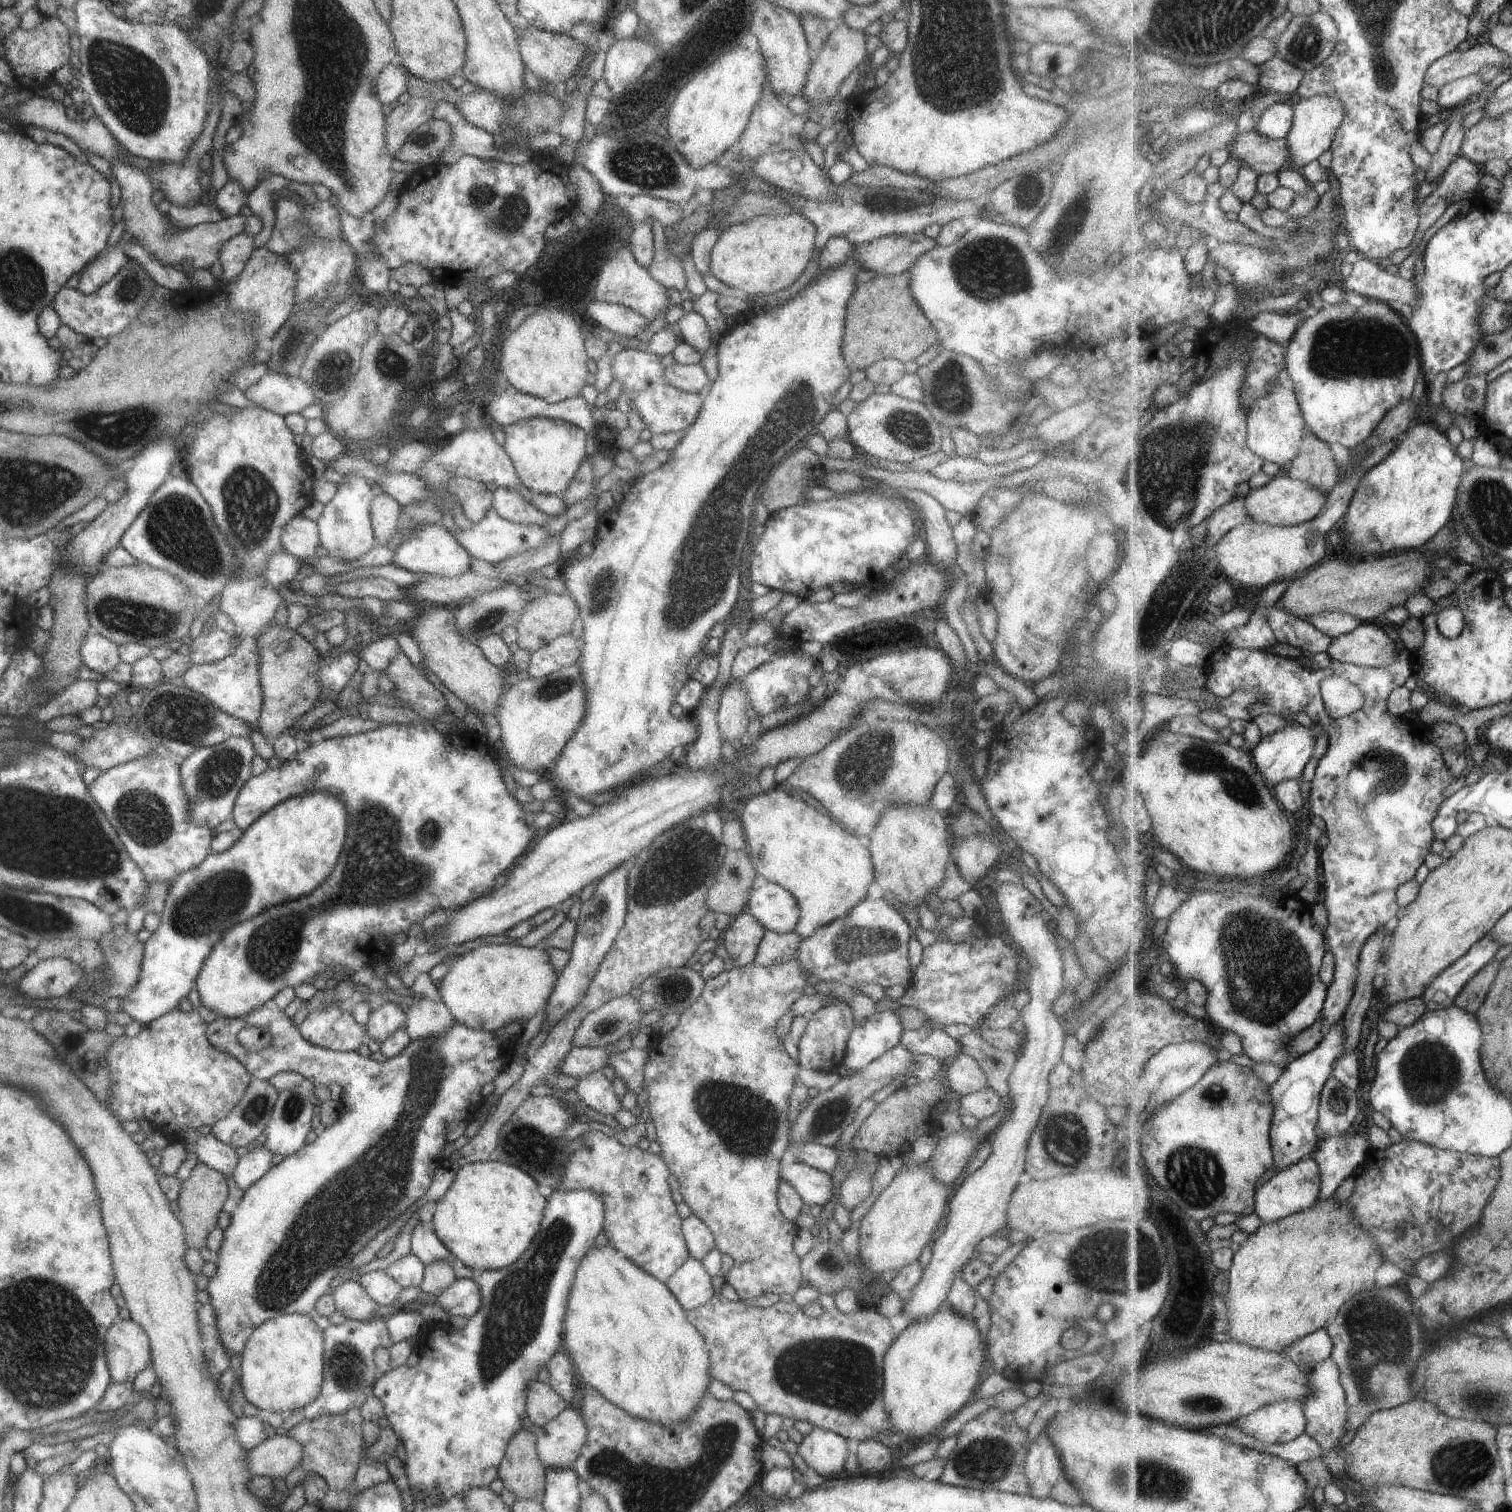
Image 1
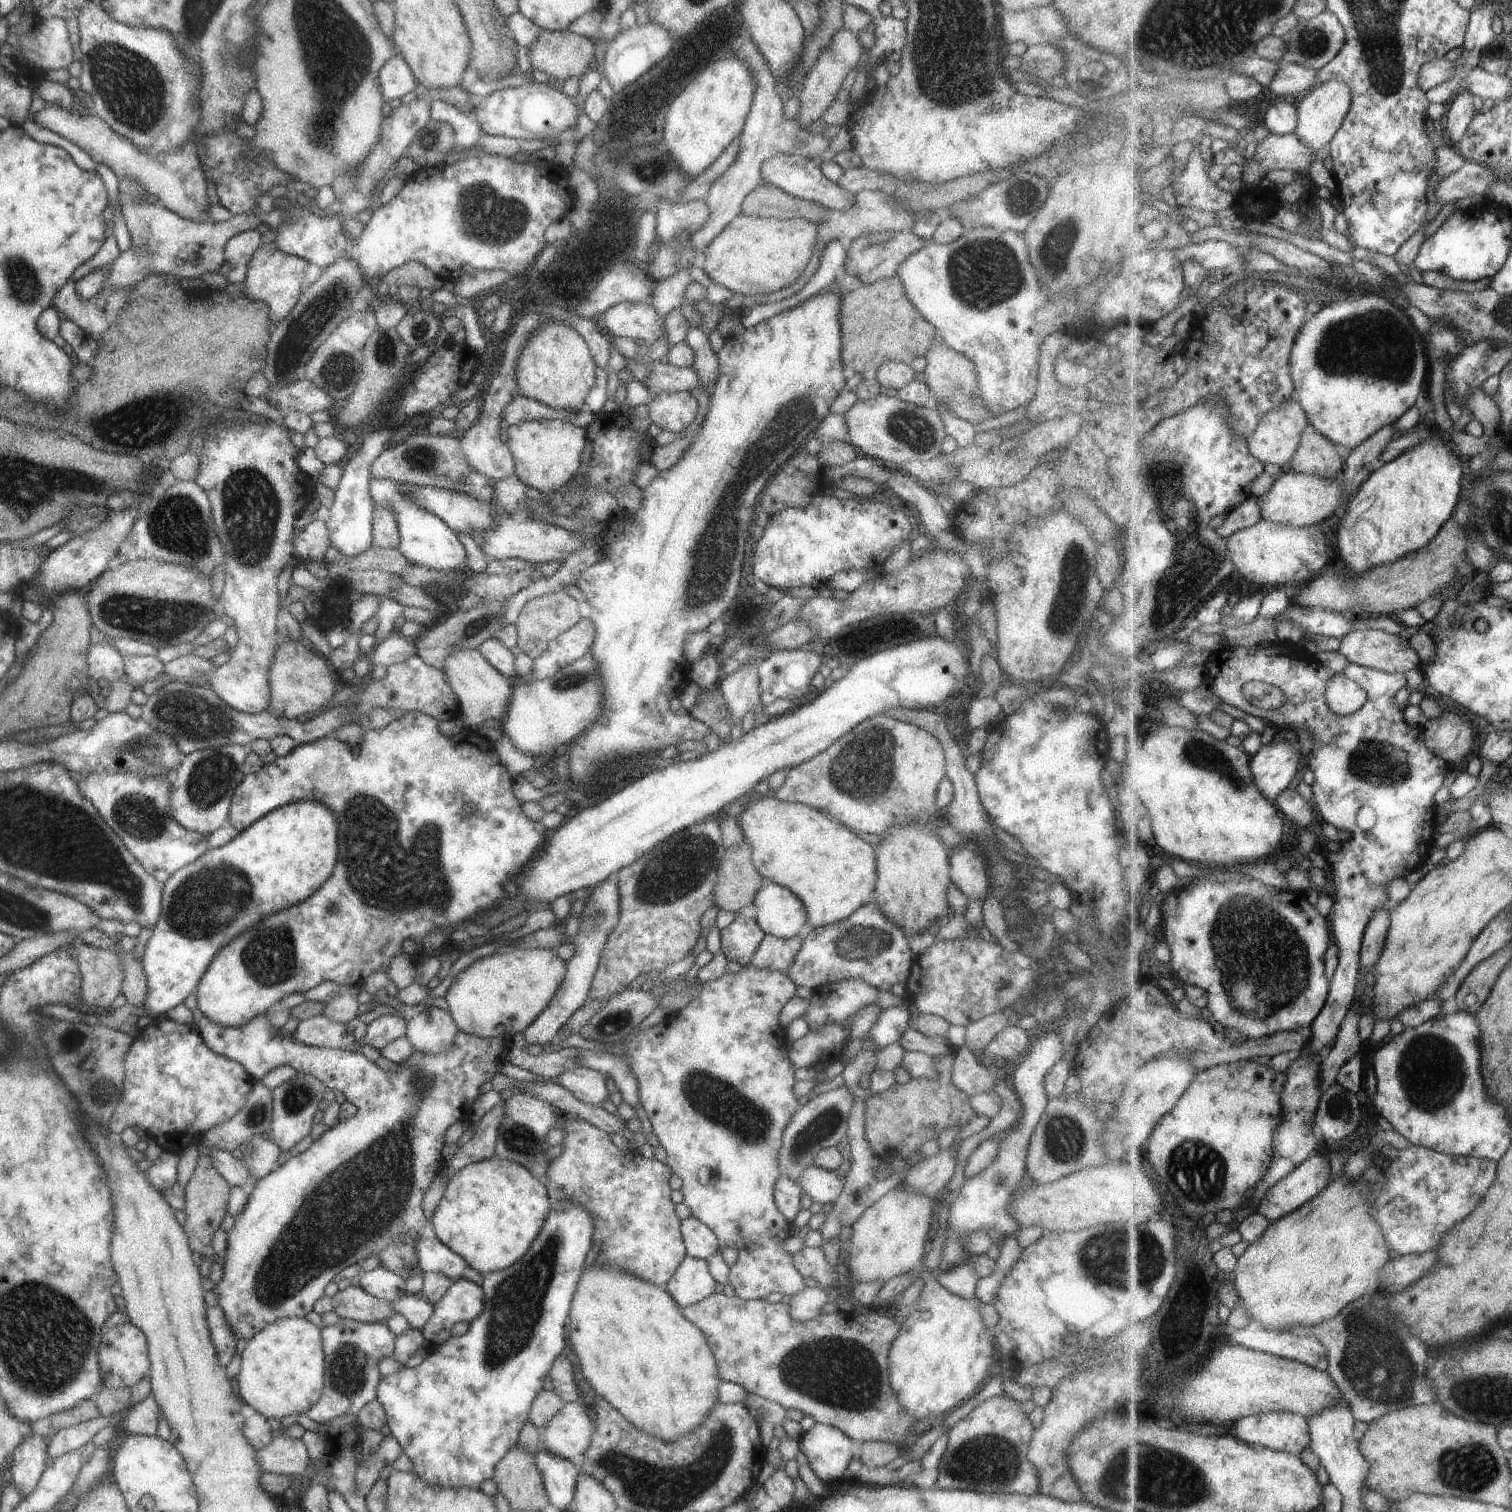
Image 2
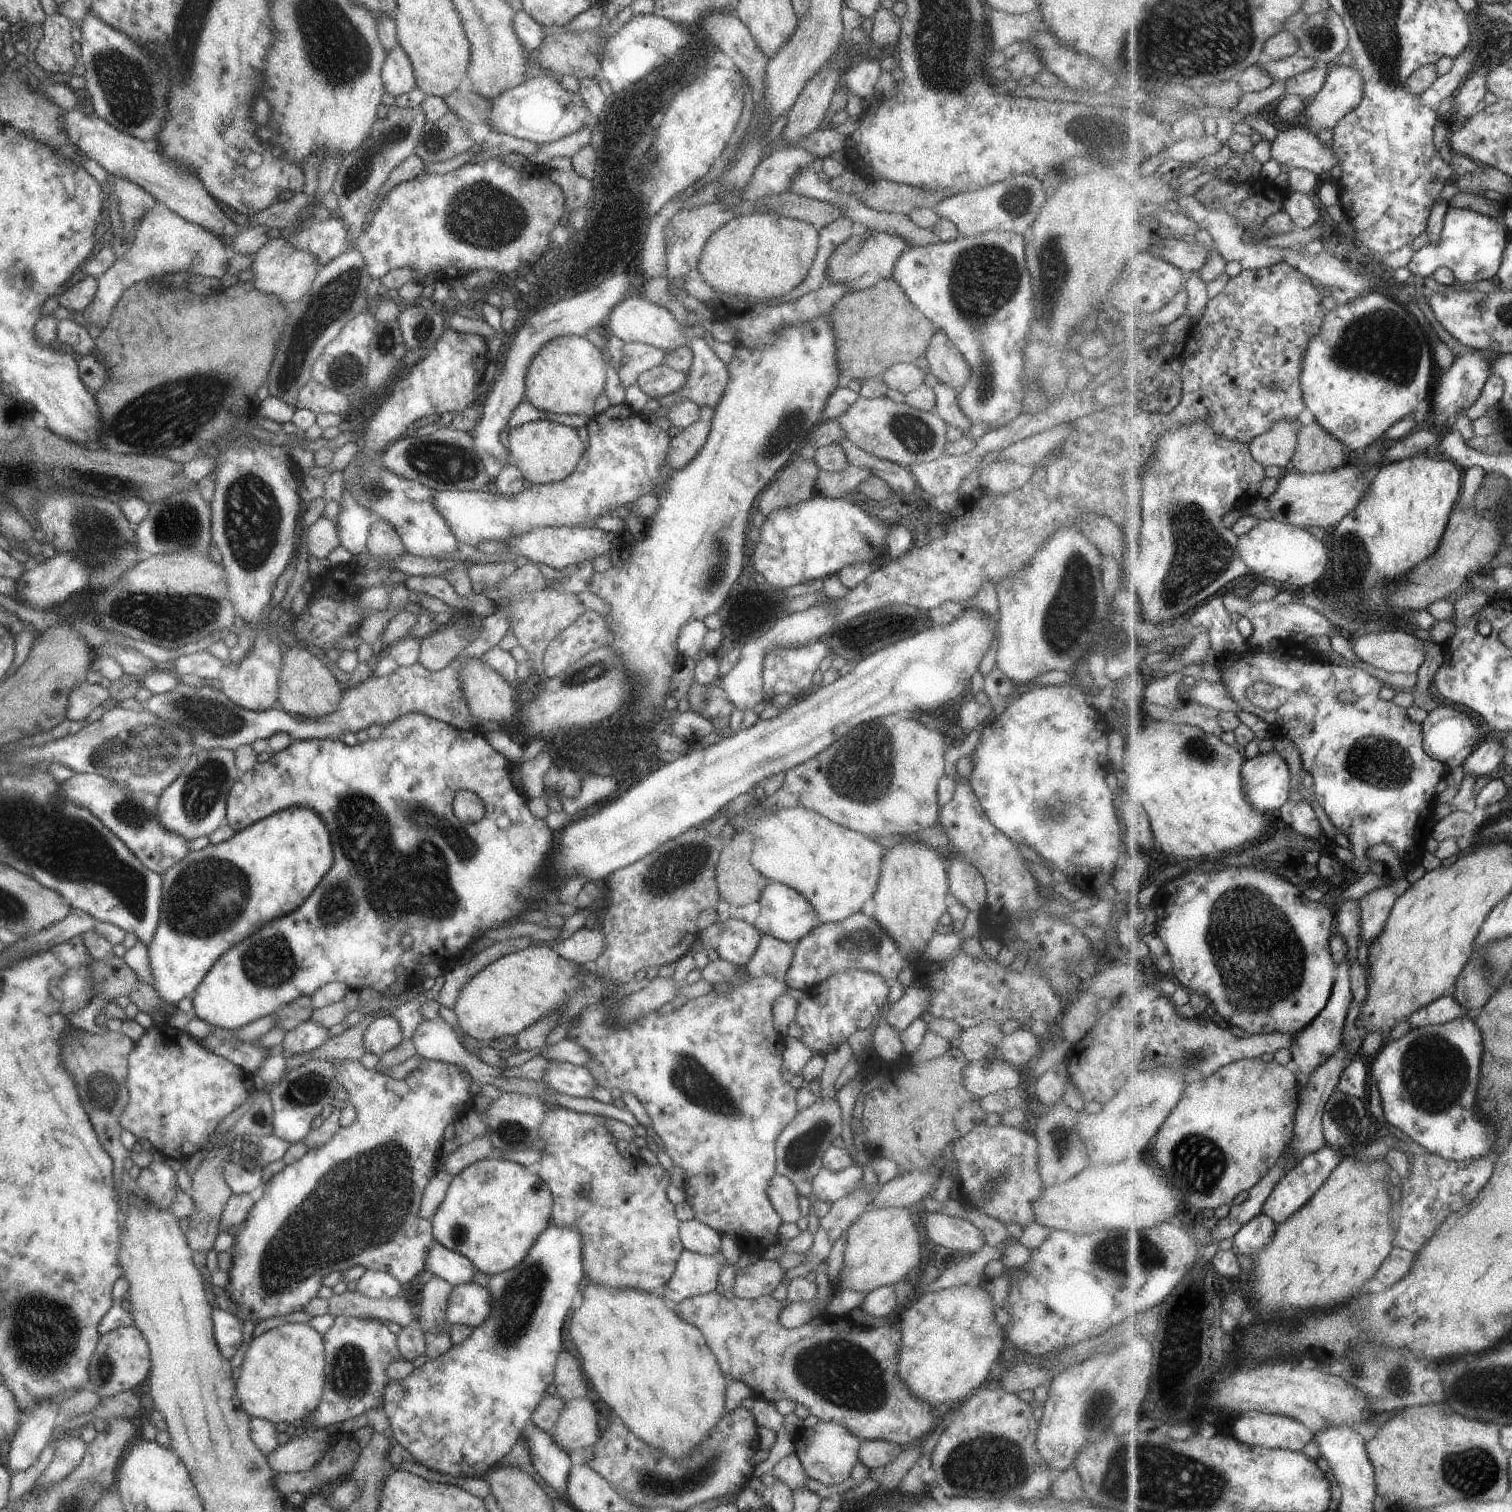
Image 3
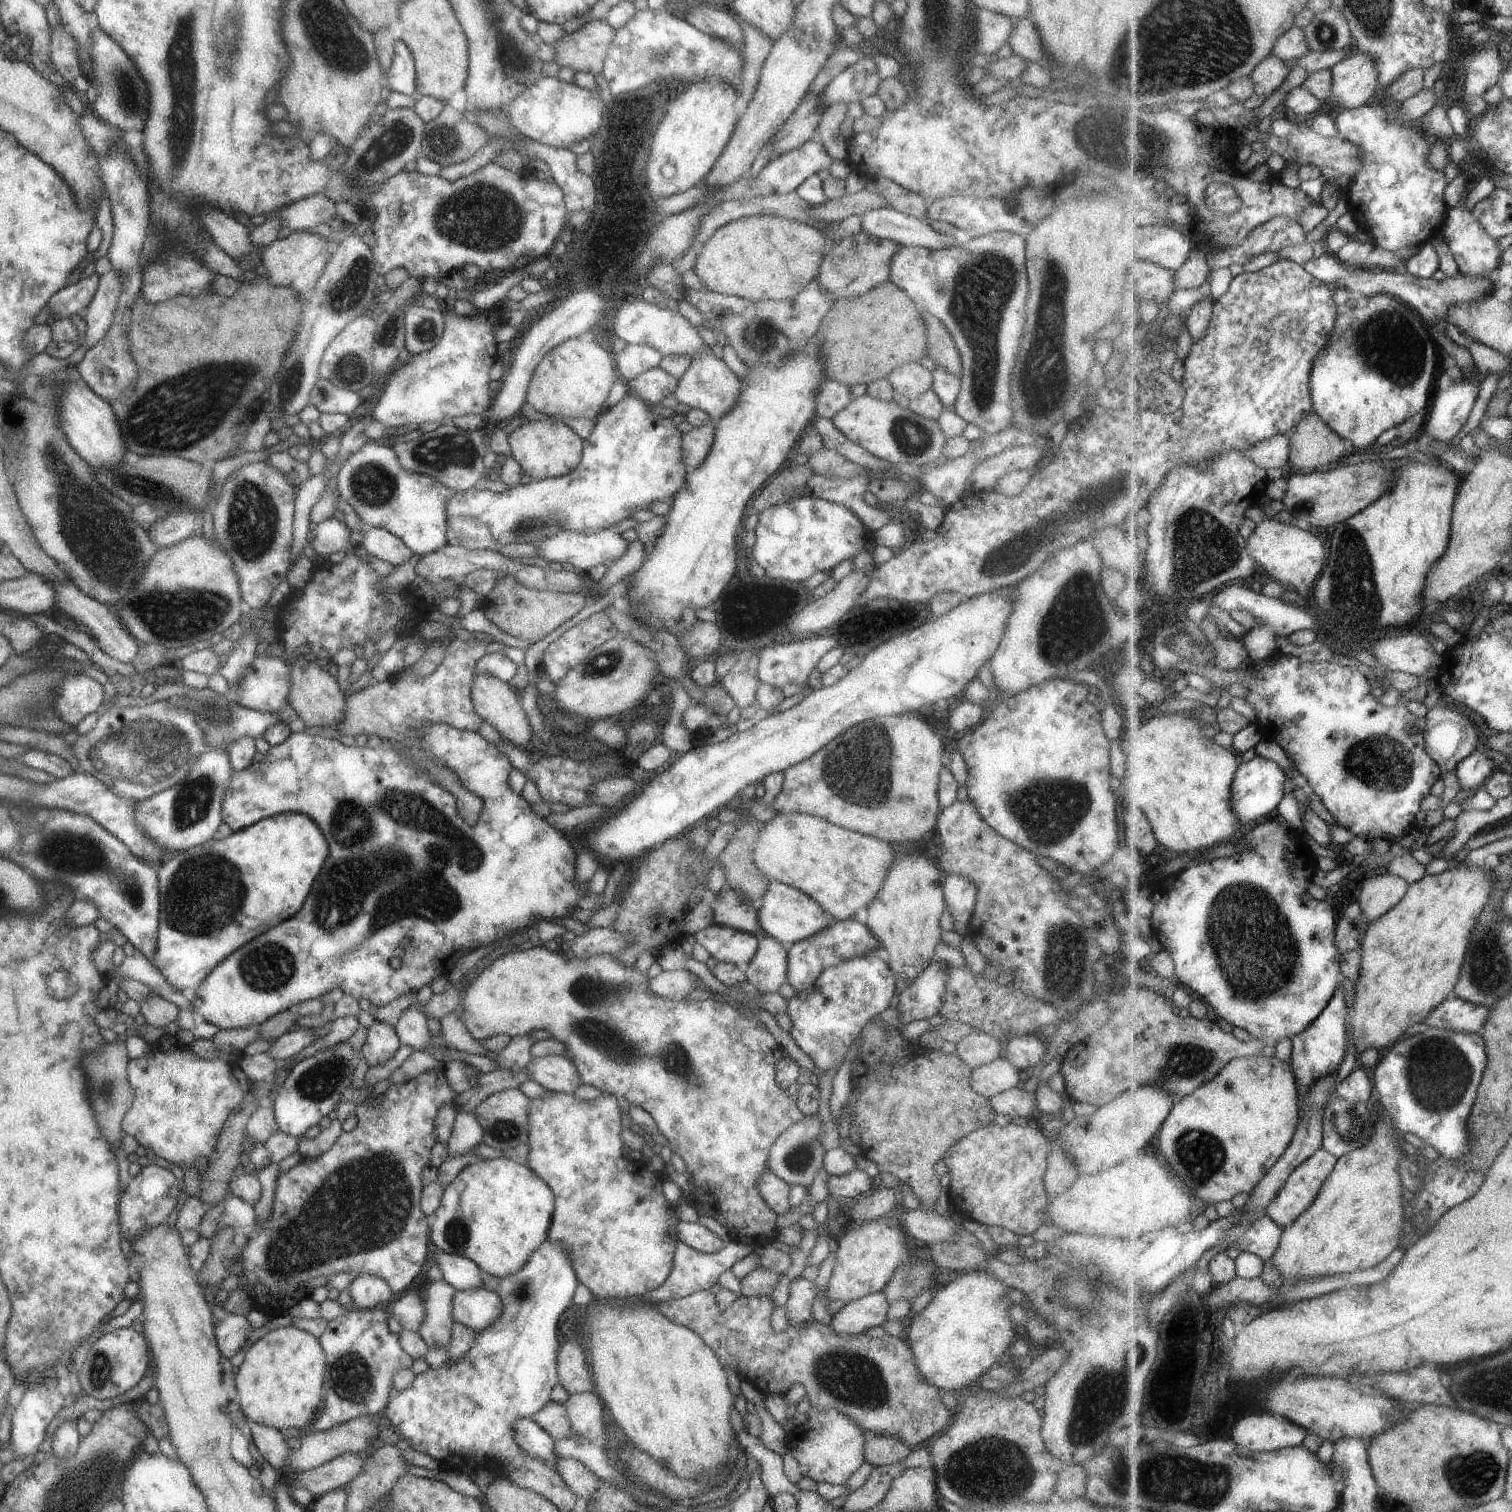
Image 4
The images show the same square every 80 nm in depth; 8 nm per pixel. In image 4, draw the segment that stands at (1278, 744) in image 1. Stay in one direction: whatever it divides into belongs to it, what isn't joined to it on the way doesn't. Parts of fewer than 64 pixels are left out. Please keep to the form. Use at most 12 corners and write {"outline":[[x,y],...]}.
{"outline":[[1263,756],[1242,762],[1232,806],[1241,822],[1277,810],[1285,774]]}

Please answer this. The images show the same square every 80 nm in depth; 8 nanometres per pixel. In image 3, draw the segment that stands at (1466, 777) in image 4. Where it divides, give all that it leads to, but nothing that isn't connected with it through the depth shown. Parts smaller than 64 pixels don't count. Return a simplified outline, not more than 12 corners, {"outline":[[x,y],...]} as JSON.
{"outline":[[1486,740],[1462,764],[1487,776],[1503,763],[1504,742]]}

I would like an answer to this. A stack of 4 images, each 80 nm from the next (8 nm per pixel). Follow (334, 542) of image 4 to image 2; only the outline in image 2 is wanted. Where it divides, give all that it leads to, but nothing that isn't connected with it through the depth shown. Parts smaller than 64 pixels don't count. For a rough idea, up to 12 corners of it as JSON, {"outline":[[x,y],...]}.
{"outline":[[315,519],[292,533],[292,553],[301,562],[321,561],[328,533]]}

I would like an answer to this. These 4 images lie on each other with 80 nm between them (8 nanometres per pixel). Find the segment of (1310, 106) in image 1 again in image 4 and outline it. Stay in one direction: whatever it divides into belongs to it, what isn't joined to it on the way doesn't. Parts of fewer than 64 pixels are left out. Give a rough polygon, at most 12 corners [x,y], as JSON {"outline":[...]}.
{"outline":[[1355,54],[1333,69],[1331,111],[1369,104],[1379,70]]}

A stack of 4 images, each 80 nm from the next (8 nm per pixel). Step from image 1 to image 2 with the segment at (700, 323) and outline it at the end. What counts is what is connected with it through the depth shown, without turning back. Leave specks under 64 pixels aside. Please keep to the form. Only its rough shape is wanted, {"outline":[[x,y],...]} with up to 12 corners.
{"outline":[[689,327],[684,343],[692,350],[695,398],[711,396],[719,376],[716,354],[700,328]]}

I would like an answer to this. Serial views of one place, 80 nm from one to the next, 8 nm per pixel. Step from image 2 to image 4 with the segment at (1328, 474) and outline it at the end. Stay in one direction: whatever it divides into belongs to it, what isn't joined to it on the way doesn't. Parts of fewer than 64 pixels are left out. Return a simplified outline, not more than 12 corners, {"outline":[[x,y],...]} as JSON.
{"outline":[[1321,416],[1290,435],[1290,463],[1304,472],[1338,462],[1345,440]]}

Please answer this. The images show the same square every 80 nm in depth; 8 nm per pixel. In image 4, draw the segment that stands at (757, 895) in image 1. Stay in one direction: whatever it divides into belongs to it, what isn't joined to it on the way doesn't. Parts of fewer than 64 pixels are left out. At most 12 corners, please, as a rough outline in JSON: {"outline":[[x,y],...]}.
{"outline":[[769,881],[755,920],[790,946],[834,922],[809,896]]}

